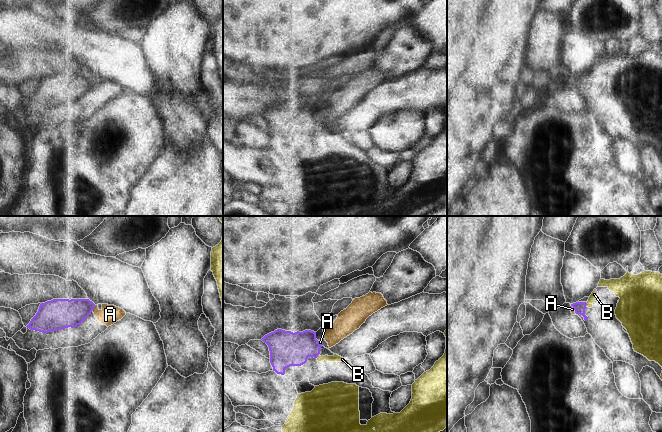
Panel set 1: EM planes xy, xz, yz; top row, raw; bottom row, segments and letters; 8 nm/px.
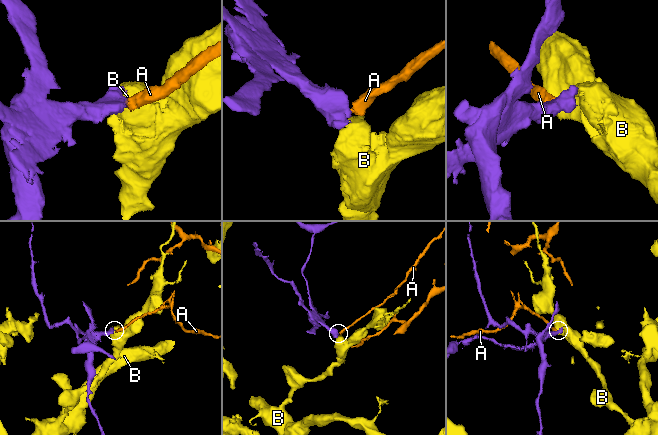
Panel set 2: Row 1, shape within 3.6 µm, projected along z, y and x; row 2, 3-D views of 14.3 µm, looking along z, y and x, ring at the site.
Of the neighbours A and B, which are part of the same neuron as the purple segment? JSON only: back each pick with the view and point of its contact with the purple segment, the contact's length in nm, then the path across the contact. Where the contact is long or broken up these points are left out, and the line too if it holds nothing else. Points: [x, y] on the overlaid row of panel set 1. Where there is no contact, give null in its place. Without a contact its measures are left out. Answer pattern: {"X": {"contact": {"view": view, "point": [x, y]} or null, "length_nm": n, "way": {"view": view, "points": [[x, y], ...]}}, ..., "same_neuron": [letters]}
{"B": {"contact": {"view": "yz", "point": [586, 304]}, "length_nm": 40, "way": {"view": "yz", "points": [[579, 307], [586, 304], [593, 297]]}}, "same_neuron": ["B"]}

